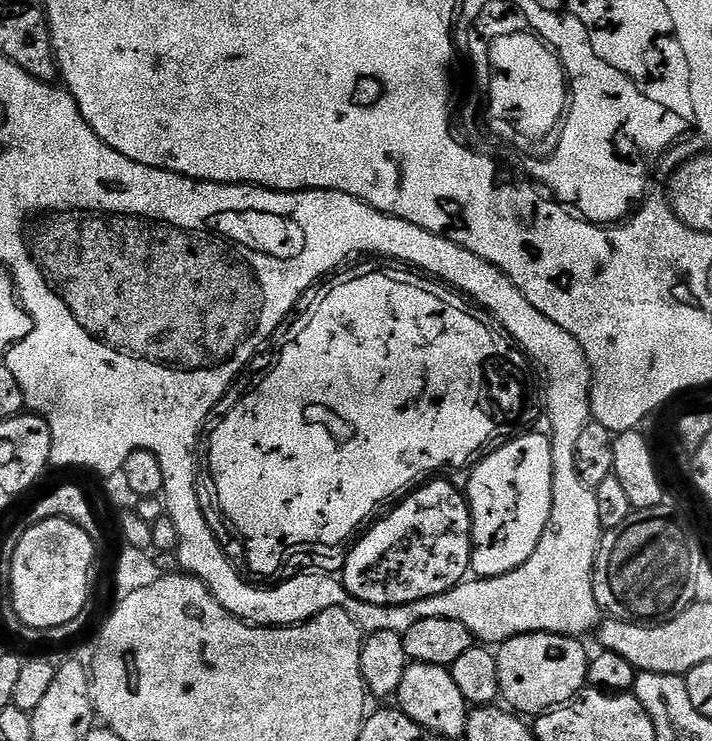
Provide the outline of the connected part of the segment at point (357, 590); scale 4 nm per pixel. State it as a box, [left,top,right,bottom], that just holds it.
[341,478,472,607]

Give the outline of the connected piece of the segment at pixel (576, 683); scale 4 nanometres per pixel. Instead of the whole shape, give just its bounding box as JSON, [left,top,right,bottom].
[495,632,590,714]

